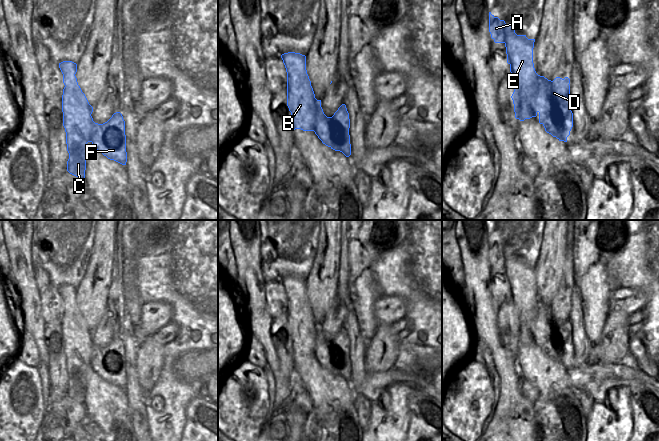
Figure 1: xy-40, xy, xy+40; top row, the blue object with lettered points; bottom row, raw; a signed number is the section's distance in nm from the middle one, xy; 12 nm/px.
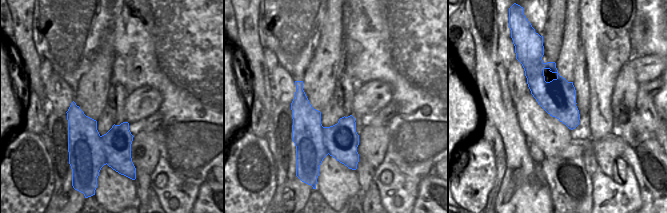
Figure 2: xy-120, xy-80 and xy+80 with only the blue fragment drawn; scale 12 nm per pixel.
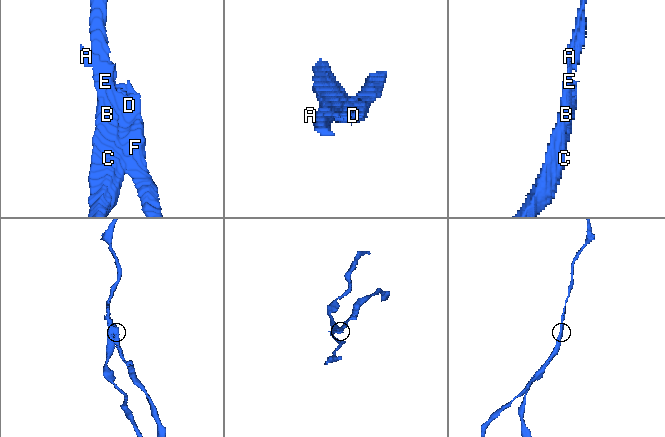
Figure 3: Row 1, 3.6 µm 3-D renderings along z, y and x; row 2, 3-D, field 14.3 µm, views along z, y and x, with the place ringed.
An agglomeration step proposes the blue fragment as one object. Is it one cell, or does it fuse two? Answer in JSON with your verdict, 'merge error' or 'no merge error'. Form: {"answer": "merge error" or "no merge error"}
{"answer": "merge error"}

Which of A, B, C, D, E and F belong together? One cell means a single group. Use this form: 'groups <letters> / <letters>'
groups A B C D E / F

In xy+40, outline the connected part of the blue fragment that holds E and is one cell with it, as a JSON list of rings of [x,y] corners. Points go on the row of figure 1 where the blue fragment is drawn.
[[[489,12],[489,32],[495,43],[504,43],[506,47],[507,63],[514,76],[515,88],[511,96],[514,104],[515,118],[520,121],[539,116],[539,123],[545,131],[557,139],[561,138],[562,126],[557,127],[557,101],[565,101],[566,108],[570,108],[570,79],[556,77],[553,81],[536,73],[533,63],[533,48],[535,39],[528,39],[526,35],[517,35],[513,25],[507,25],[504,20]]]

